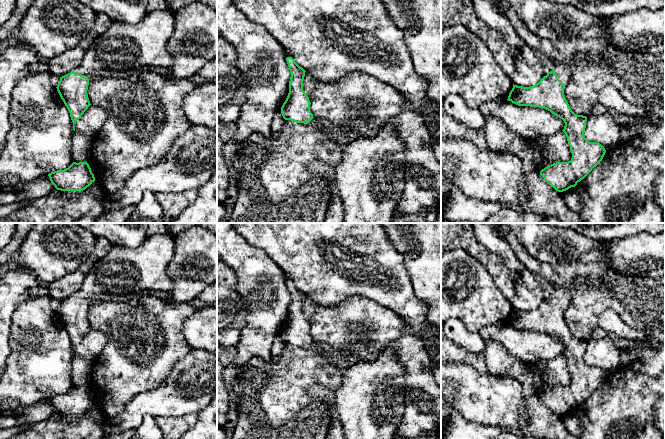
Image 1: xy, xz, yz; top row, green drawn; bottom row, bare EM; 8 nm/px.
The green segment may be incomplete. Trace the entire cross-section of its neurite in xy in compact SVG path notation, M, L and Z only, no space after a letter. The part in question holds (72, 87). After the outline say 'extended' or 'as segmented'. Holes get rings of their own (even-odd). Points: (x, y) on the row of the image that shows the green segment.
M155 10L148 12L136 24L113 21L111 26L90 44L81 64L75 70L60 77L56 87L70 113L74 131L74 124L91 105L87 94L89 79L104 70L123 71L150 67L169 68L174 59L166 46L174 29L174 13L167 10Z; extended

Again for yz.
M553 62L554 68L537 84L517 86L509 93L508 101L518 106L544 108L561 118L572 158L568 162L556 162L540 171L544 180L558 192L575 187L603 159L606 150L598 142L590 142L584 136L587 117L575 114L564 95L565 85L571 78L571 69L564 62Z; extended

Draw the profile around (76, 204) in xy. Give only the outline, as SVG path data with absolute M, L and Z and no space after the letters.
M90 187L83 191L56 189L50 195L32 199L28 205L12 211L7 217L0 219L0 223L52 223L56 218L64 215L71 217L74 221L83 217L97 219L103 212L102 200Z

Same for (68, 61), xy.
M97 14L95 24L88 34L88 38L83 43L79 43L75 48L48 60L49 74L56 75L60 78L75 70L81 64L90 44L106 31L112 22L106 14Z

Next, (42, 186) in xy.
M46 174L27 183L7 185L1 188L0 204L8 205L24 200L41 198L50 195L54 190L56 188L51 183L48 174Z

